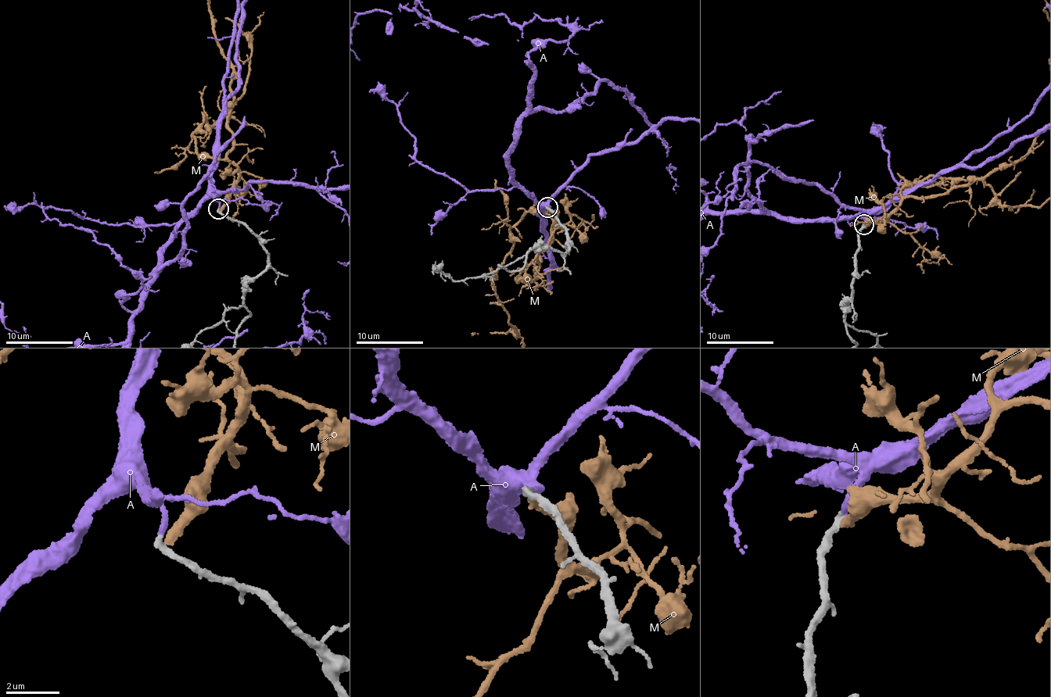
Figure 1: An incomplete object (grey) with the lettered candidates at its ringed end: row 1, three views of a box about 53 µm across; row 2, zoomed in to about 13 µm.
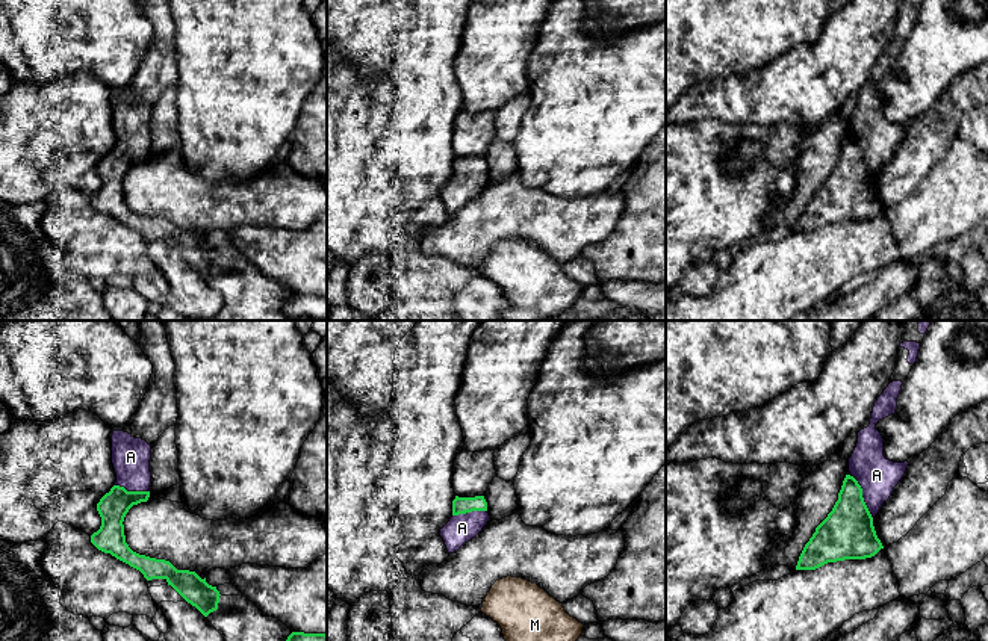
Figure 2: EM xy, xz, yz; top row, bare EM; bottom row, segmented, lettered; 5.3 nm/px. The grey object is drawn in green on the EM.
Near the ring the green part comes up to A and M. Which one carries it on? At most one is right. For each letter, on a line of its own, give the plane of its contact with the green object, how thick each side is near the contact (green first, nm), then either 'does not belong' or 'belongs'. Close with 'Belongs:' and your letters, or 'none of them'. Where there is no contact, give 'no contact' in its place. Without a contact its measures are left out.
A: contact in yz; calibres 280 and 200 nm; belongs
M: no contact; does not belong
Belongs: A

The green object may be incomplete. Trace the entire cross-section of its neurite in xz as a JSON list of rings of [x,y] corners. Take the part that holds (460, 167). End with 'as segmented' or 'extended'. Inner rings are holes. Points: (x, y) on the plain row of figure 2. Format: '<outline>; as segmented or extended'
[[[484,157],[458,159],[452,162],[452,178],[440,190],[448,215],[457,213],[475,200],[490,181]]]; extended

